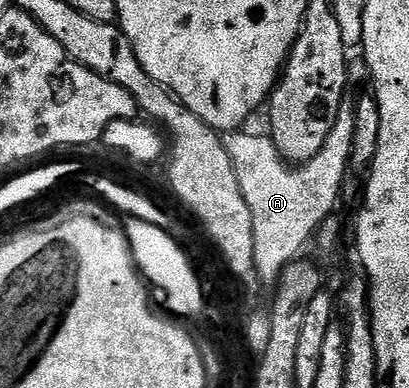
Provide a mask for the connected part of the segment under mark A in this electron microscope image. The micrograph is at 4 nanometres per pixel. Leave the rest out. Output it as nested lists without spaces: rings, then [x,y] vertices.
[[[344,95],[341,108],[338,109],[337,123],[329,132],[325,145],[311,161],[300,164],[287,163],[277,152],[275,142],[270,135],[249,134],[246,130],[228,131],[223,137],[226,151],[234,164],[242,196],[253,214],[254,264],[259,282],[274,287],[283,273],[284,267],[294,261],[309,238],[322,227],[323,222],[334,215],[334,208],[341,200],[343,184],[347,180],[353,144],[353,133],[356,127],[356,97]]]

